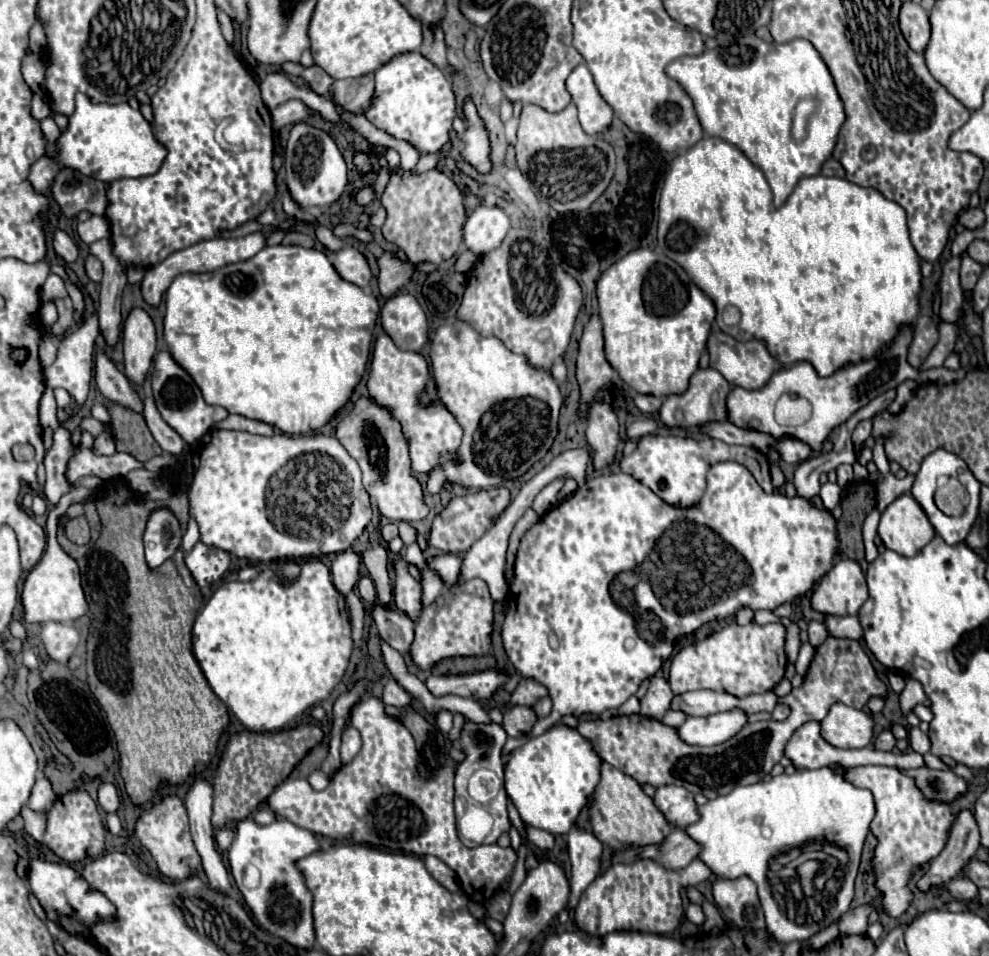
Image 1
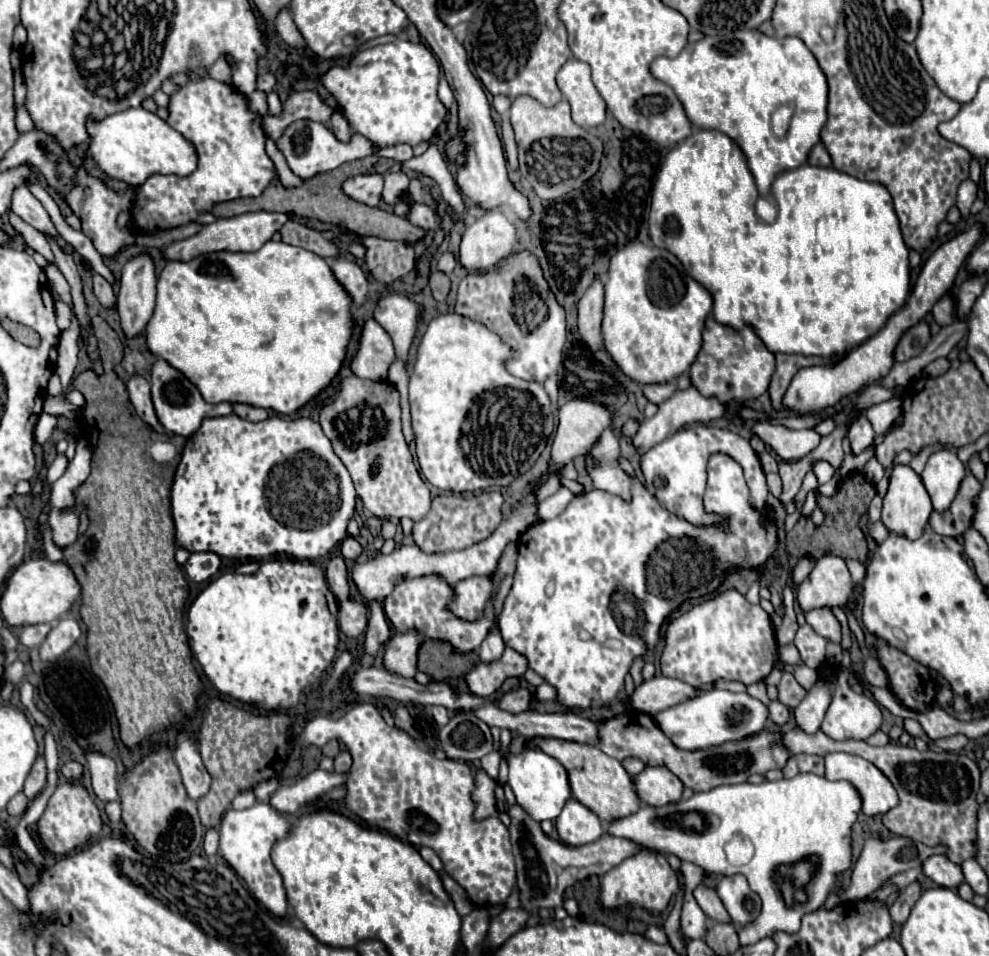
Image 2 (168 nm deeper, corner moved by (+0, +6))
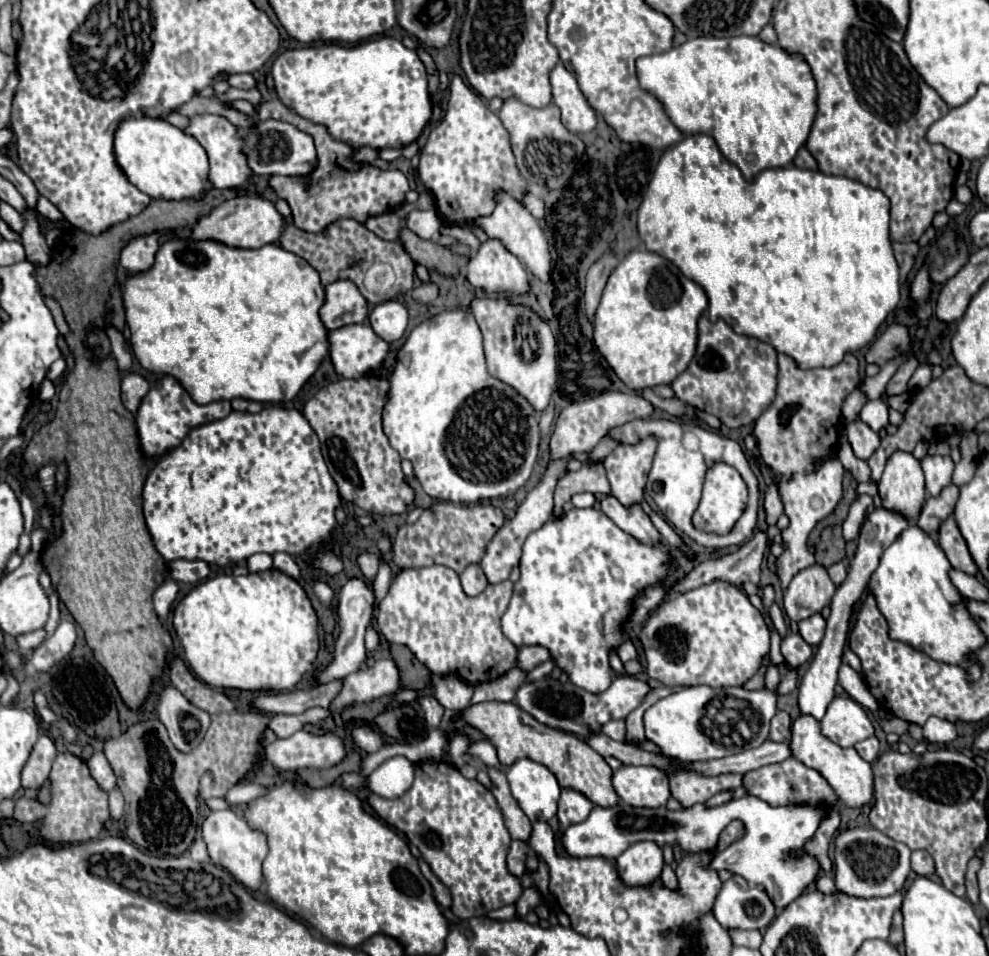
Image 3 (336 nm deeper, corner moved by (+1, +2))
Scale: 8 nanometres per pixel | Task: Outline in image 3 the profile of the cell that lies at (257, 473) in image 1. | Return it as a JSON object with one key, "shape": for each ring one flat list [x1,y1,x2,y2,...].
{"shape":[[270,406,258,414,230,412,222,420,214,420,214,422,202,424,202,426,190,430,190,434,184,438,184,442,154,466,154,470,148,474,148,480,144,486,146,524,152,534,152,540,156,544,156,550,162,554,162,558,166,562,180,558,180,560,204,560,204,562,216,564,216,566,230,566,230,564,248,560,252,554,258,554,258,552,266,552,266,554,286,552,286,554,300,556,310,550,316,550,328,538,332,538,334,528,336,528,336,508,340,508,340,494,338,494,336,482,332,480,332,476,328,472,324,458,322,458,318,436,314,434,310,424,298,410,288,410,284,406]]}

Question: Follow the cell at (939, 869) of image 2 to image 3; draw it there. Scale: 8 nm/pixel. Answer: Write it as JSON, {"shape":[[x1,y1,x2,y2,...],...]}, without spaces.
{"shape":[[926,850,912,852,912,870,916,874,922,874,922,876,932,878,934,876,934,858]]}

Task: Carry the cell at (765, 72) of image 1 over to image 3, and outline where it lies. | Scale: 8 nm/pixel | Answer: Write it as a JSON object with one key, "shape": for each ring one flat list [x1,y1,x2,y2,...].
{"shape":[[756,36,692,38,670,52,638,58,636,74,640,86,658,96,680,132,710,134,726,160,736,164,748,182,766,168,786,168,794,162,796,152,806,144,818,110,818,92,806,58,802,58,802,54,790,54,780,46,766,44]]}

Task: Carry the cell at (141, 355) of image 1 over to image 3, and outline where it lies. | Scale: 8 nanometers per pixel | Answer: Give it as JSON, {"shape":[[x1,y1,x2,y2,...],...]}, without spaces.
{"shape":[[160,232,132,240,122,250,120,268,126,274,140,274,140,272,150,270,150,266,154,266,154,258,158,252,158,238,160,238]]}

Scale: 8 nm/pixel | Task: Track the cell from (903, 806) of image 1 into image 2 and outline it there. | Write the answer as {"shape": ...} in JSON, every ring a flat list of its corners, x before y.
{"shape":[[831,752,825,754,825,774,829,780,847,780,853,784,853,788,859,792,861,796,861,812,867,816,875,816,875,814,885,814,891,806,897,806,897,794,895,788,891,786,891,782,887,782,887,776,873,766,871,762,867,762,861,756,853,756,853,754,845,754,845,752]]}

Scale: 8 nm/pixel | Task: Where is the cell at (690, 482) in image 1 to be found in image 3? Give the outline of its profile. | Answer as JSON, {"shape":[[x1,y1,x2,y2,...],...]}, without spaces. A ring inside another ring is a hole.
{"shape":[[634,420,628,422,620,428,614,428,610,432,616,440,620,440,622,444,634,444,636,440,640,440,642,436,656,436,658,440,658,450,652,462,652,470,648,474,648,482,646,482,646,494,652,496,652,500,656,502,656,506,660,508,660,512,666,516,666,520,670,520,678,530,686,532,692,540,696,540,700,546,706,548,728,548,728,546,740,546,746,540,752,538,754,530,756,530,756,520,758,520,758,504,760,504,760,488,758,488,758,478,754,476,740,444,731,438,721,435,717,430,706,427,696,426,696,424,686,424,686,422,678,422,678,420],[690,428,690,434,696,438,696,446,694,448,686,448,684,444,684,432],[714,462,726,462,732,468,736,468,742,476,742,480,746,483,748,490,748,504,746,510,734,524,734,528,728,534,708,534,698,530,692,524,692,514,698,508,700,502,700,490,702,490,702,482,705,480,706,470,714,464]]}

